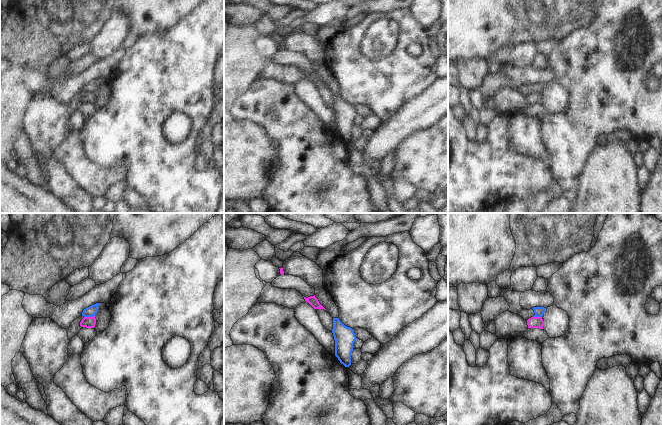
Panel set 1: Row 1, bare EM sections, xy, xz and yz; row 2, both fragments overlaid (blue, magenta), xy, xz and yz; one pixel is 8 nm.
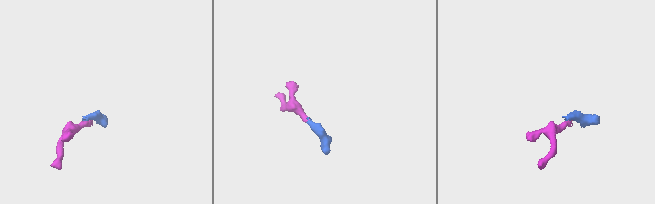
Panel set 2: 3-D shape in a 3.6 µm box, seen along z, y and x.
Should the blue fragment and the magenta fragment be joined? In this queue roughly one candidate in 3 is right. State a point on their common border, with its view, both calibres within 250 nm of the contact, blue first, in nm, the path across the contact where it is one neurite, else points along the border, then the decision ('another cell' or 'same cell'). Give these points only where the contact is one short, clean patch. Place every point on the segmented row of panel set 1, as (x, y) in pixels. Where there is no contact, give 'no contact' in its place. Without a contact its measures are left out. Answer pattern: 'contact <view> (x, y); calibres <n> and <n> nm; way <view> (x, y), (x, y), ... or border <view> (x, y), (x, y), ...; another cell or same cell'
contact xy (89, 316); calibres 90 and 100 nm; border xy (94, 315), (84, 317); another cell

